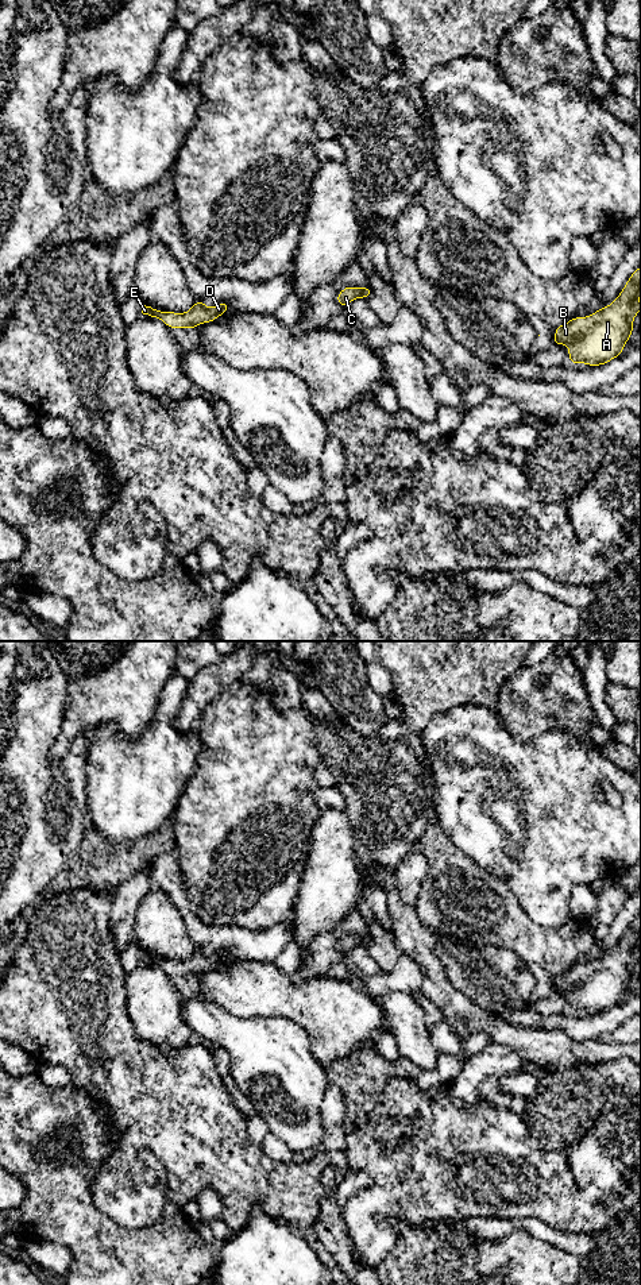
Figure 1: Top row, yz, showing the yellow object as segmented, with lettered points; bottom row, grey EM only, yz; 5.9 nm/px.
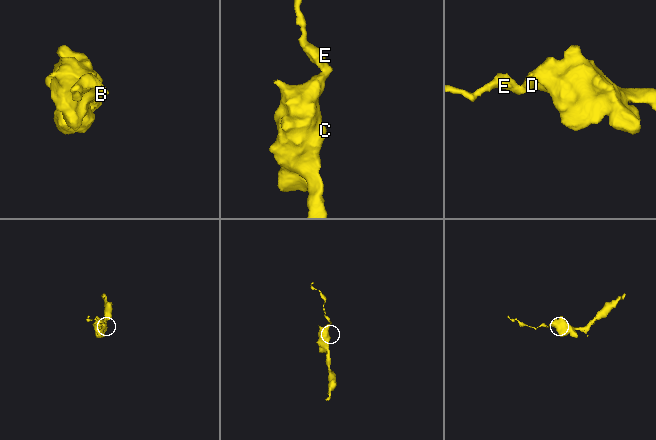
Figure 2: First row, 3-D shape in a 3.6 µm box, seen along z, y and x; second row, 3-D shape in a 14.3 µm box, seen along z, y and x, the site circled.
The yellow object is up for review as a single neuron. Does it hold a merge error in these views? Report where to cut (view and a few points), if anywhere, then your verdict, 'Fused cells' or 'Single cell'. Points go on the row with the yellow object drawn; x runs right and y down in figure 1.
No split. Single cell

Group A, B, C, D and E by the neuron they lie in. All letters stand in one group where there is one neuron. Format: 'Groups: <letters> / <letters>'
Groups: A B C D E

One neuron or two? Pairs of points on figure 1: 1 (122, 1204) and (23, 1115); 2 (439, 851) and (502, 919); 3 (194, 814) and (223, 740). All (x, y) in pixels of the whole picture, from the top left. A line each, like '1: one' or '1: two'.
1: two
2: one
3: one

